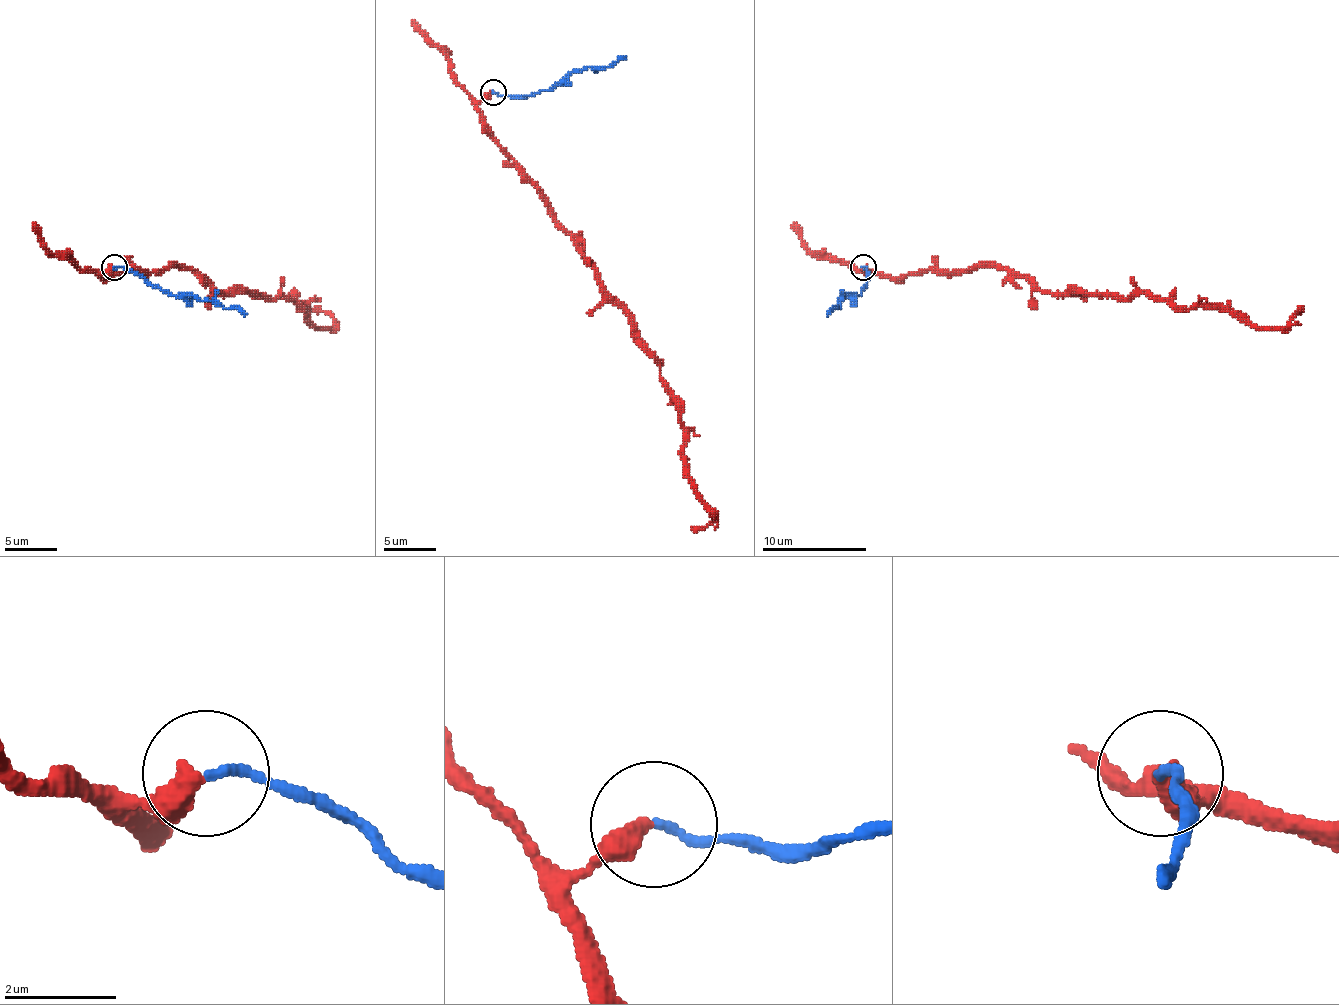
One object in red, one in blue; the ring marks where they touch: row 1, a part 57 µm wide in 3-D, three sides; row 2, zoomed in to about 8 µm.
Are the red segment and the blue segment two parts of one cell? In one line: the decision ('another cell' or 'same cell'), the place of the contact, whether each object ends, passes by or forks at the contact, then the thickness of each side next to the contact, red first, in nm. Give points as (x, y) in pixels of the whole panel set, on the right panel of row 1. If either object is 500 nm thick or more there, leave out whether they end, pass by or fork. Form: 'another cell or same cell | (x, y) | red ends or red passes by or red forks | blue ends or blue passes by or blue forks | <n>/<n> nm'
another cell | (863, 267) | red ends | blue ends | 440/160 nm

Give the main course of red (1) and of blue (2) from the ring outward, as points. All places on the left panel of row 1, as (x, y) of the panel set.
1: (114, 267), (98, 275), (189, 267), (215, 293), (281, 293), (317, 327), (330, 327), (333, 319), (312, 309)
2: (114, 267), (132, 269), (171, 293), (247, 314)

